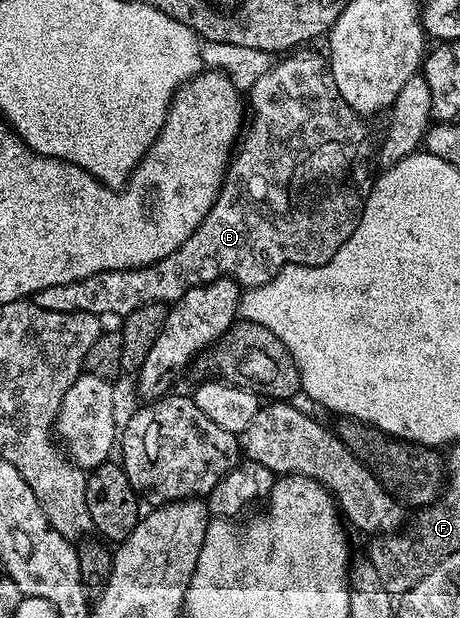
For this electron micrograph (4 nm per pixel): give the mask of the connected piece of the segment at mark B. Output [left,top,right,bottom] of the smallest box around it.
[33,50,367,318]

